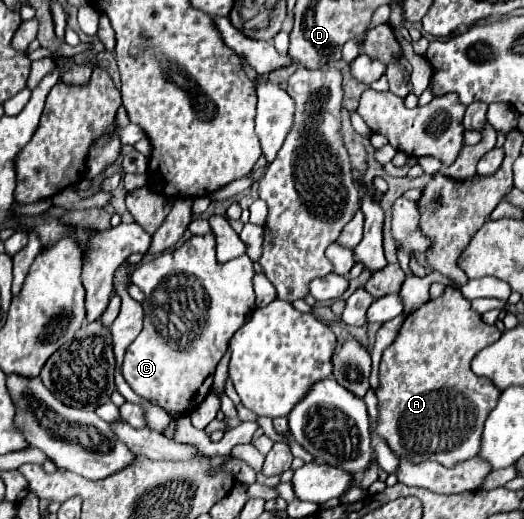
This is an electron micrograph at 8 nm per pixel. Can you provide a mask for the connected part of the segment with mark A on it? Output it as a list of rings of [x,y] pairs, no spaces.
[[[447,286],[443,296],[425,302],[419,310],[411,312],[397,338],[383,350],[379,364],[379,426],[377,434],[387,440],[397,456],[405,456],[419,464],[423,460],[435,460],[445,466],[453,466],[461,460],[469,460],[479,454],[479,440],[483,424],[489,412],[495,408],[501,390],[495,388],[487,378],[479,378],[471,372],[471,360],[477,352],[499,340],[501,332],[481,320],[481,314],[471,310],[471,302],[463,298],[459,288]]]

